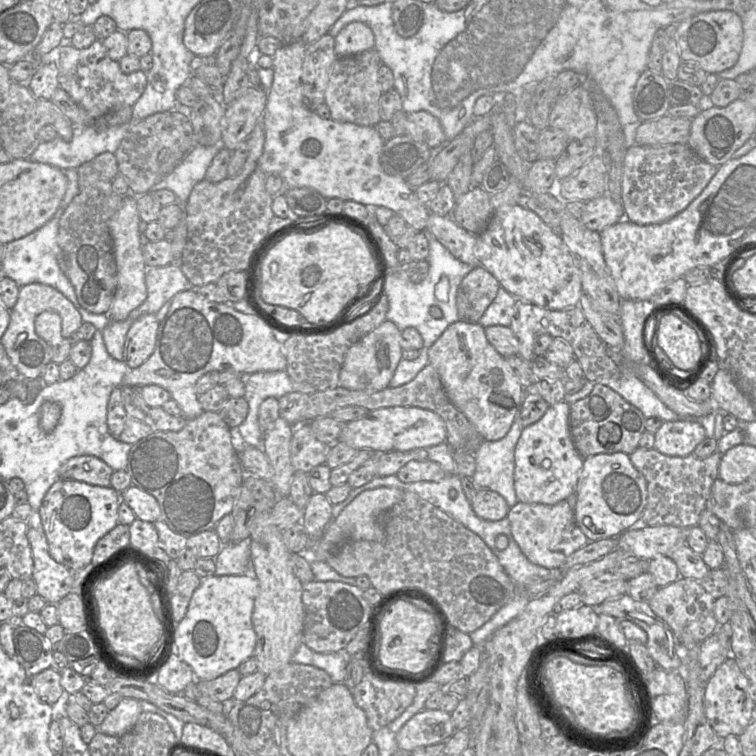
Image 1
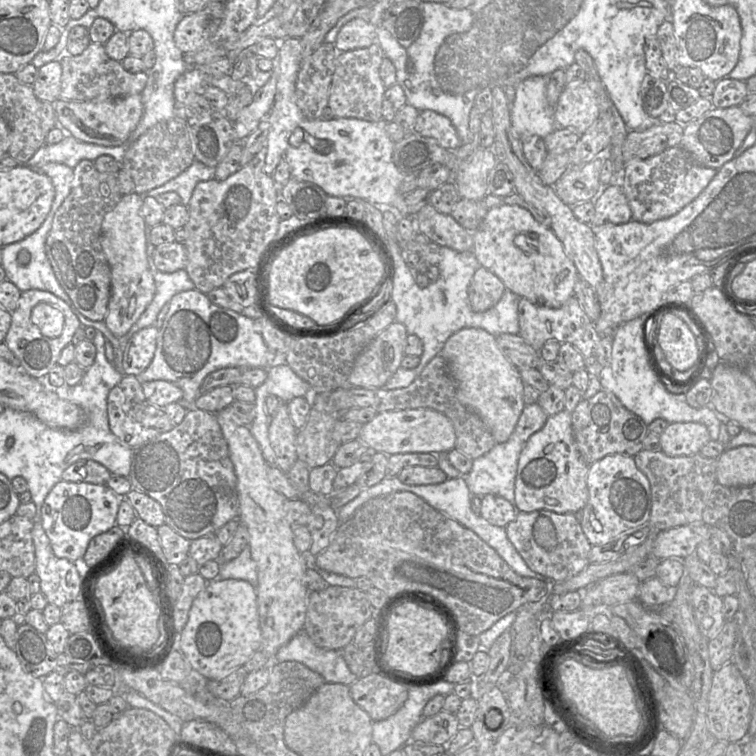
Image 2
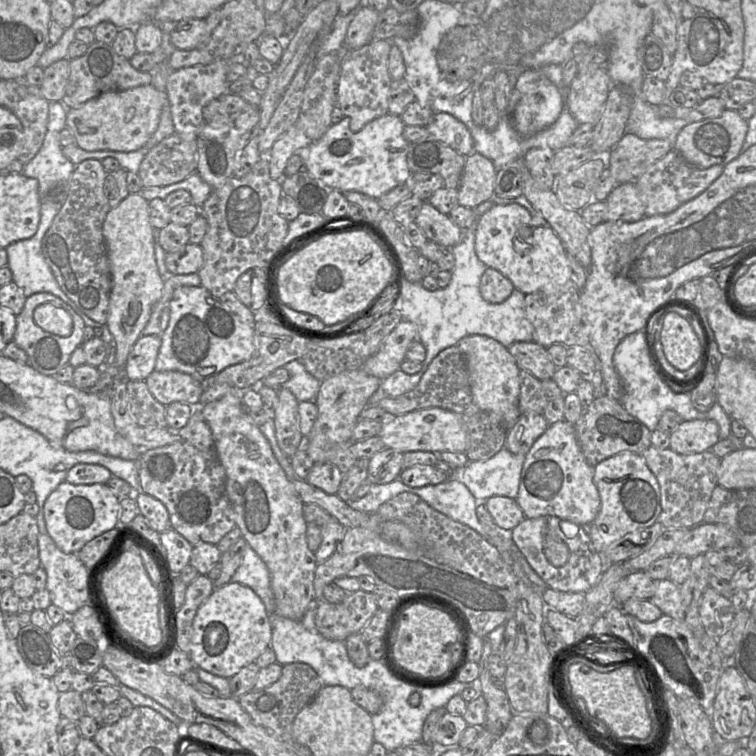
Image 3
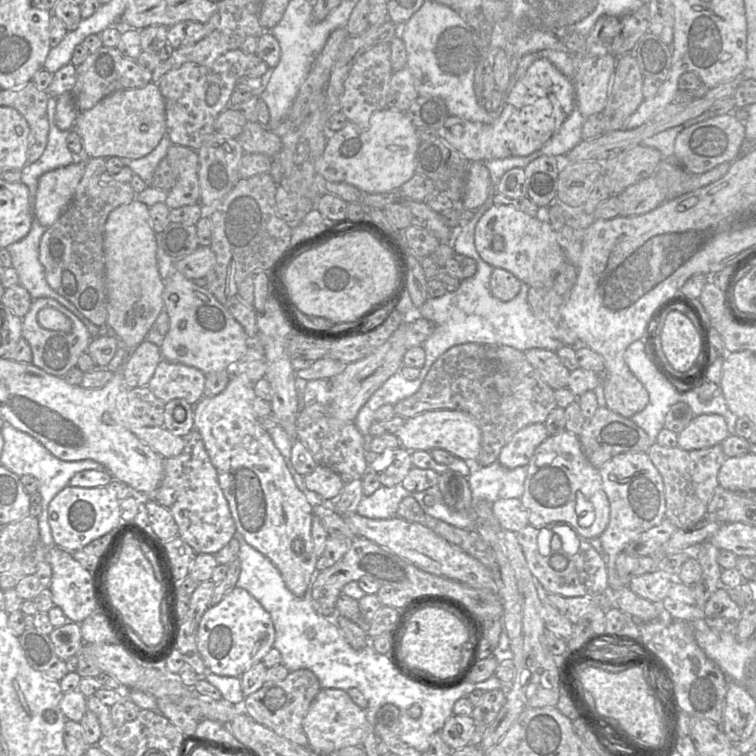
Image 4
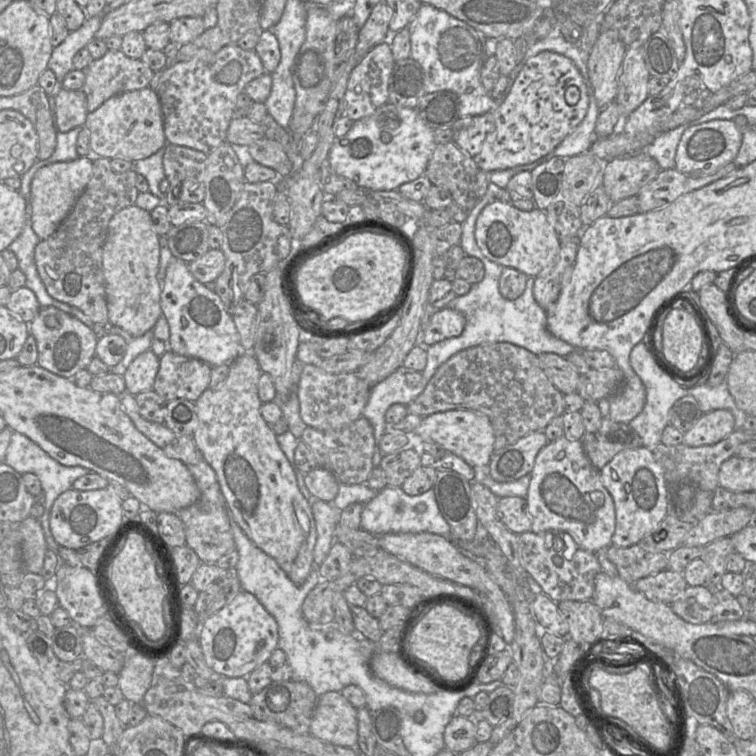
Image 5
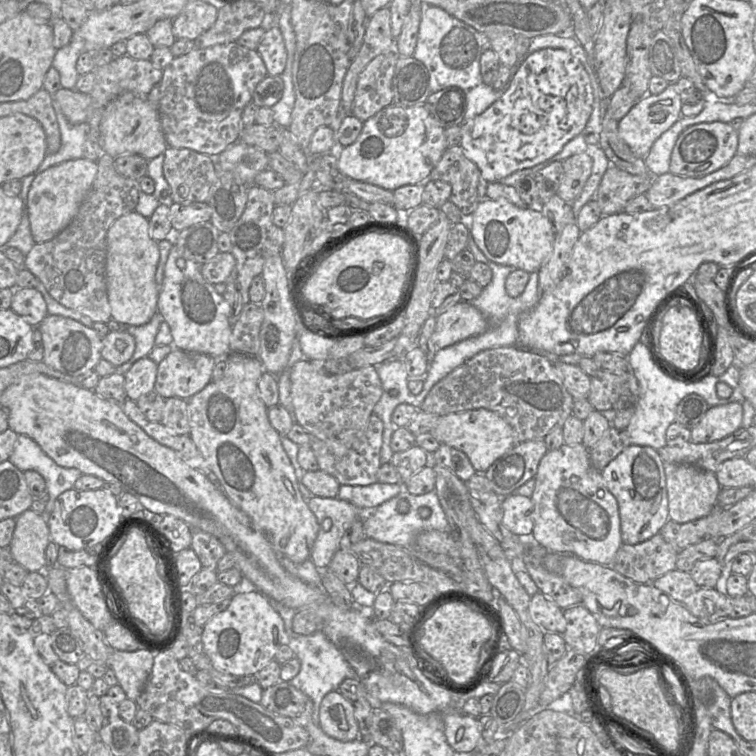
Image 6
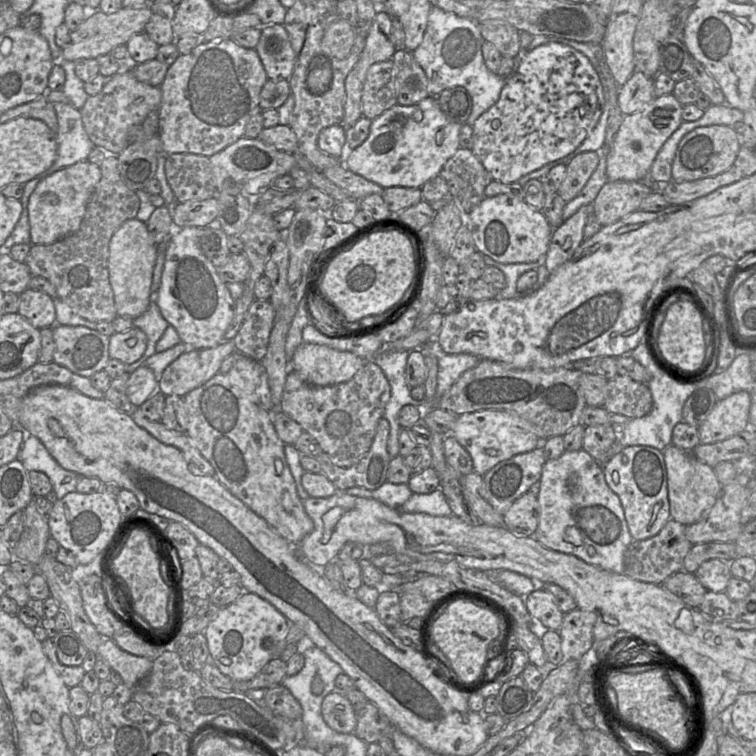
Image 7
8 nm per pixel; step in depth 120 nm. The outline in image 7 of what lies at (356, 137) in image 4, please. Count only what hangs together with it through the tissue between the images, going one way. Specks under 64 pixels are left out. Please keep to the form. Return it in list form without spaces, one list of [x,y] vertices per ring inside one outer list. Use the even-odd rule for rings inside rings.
[[[428,96],[410,106],[395,104],[372,120],[366,140],[353,150],[347,150],[341,160],[346,168],[382,188],[421,188],[439,175],[446,161],[459,149],[459,132],[462,124],[448,120],[440,110],[436,97]]]

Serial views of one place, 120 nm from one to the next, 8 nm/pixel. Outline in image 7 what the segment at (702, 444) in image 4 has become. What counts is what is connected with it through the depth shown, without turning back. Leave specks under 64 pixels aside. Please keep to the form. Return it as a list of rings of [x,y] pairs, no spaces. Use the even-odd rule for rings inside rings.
[[[738,391],[718,400],[698,427],[700,444],[720,442],[747,429],[750,404],[751,397],[746,391]]]

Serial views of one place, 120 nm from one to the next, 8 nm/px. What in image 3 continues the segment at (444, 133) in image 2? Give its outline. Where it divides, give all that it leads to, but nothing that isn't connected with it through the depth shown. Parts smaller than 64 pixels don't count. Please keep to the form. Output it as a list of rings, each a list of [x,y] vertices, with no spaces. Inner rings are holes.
[[[434,113],[426,128],[429,135],[464,156],[468,156],[474,151],[474,141],[469,129],[449,113]]]

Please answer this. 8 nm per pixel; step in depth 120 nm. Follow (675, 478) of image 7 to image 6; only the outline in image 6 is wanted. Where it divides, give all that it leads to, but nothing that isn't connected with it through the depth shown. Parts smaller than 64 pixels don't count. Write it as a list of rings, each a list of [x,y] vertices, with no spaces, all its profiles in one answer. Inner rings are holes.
[[[664,464],[664,471],[670,520],[688,523],[707,516],[717,507],[717,497],[722,487],[715,473],[687,464]]]

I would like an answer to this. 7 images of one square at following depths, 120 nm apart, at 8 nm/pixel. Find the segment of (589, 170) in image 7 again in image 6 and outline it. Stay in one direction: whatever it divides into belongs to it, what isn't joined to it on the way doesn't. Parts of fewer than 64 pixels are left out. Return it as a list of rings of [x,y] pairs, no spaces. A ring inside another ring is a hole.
[[[587,153],[571,156],[563,162],[563,178],[557,195],[572,203],[582,192],[591,175],[593,160]]]

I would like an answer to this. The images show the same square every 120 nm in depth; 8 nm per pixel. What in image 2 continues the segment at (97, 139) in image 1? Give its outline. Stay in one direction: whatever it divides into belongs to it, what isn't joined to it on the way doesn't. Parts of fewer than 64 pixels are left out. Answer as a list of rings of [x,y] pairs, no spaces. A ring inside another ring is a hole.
[[[67,134],[57,144],[44,144],[25,165],[39,169],[46,163],[55,162],[74,168],[82,160],[95,161],[102,155],[118,158],[124,155],[131,145],[126,140],[120,146],[106,147],[86,143]]]

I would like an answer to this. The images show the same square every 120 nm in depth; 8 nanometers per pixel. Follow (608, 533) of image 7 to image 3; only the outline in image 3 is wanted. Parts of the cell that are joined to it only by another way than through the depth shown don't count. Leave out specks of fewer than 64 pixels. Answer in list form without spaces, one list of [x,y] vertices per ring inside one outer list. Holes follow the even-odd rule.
[[[566,420],[558,421],[548,426],[525,455],[515,500],[525,518],[556,516],[581,526],[589,526],[601,506],[593,477],[594,467],[586,461],[580,449],[574,425]]]

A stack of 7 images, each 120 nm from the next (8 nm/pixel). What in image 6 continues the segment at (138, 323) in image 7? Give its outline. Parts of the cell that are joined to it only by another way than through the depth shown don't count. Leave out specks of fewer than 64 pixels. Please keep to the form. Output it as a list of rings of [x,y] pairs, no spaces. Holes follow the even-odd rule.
[[[157,312],[148,323],[141,326],[129,326],[127,330],[123,330],[134,337],[136,348],[131,359],[117,367],[117,373],[125,375],[137,360],[149,355],[155,347],[155,338],[163,321]]]

